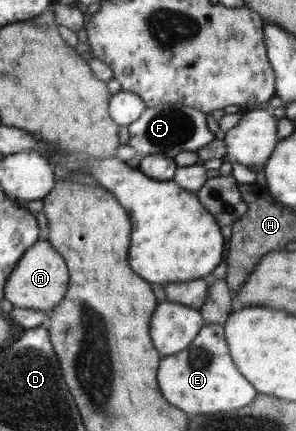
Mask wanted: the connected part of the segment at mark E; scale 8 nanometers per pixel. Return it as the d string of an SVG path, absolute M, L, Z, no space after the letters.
M205 325L193 339L192 345L161 360L162 371L157 371L157 383L162 383L166 399L170 399L174 407L182 407L182 411L186 411L188 415L240 409L256 397L256 389L244 379L244 375L234 365L222 325Z

